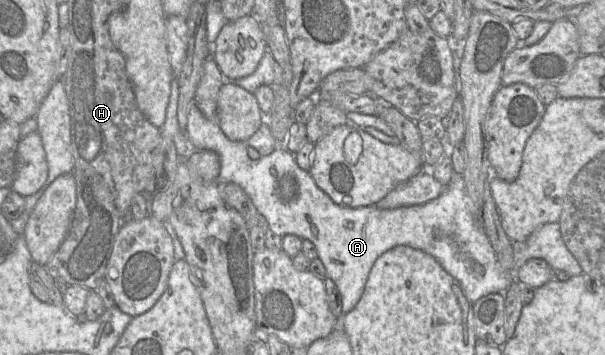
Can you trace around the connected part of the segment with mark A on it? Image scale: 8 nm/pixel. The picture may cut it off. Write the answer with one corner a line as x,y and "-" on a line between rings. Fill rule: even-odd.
194,101
188,105
186,135
194,149
213,150
218,154
218,186
228,183
239,185
259,214
264,216
273,233
281,237
293,234
315,245
326,276
336,284
341,294
343,315
359,302
376,259
399,245
422,250
434,257
459,283
472,304
490,293
504,293
516,281
518,269
531,258
544,259
554,271
566,271
571,277
583,272
565,245
558,222
539,226
523,242
512,242
515,276
503,271
480,220
478,207
467,193
463,175
454,172
453,168
451,181
443,192
424,204
394,209
380,209
375,205
351,208
334,203
315,184
309,172
297,165
295,155
283,146
259,160
251,160
247,154
247,141
228,139
218,122
207,119
-
476,266
484,268
481,278
475,277

